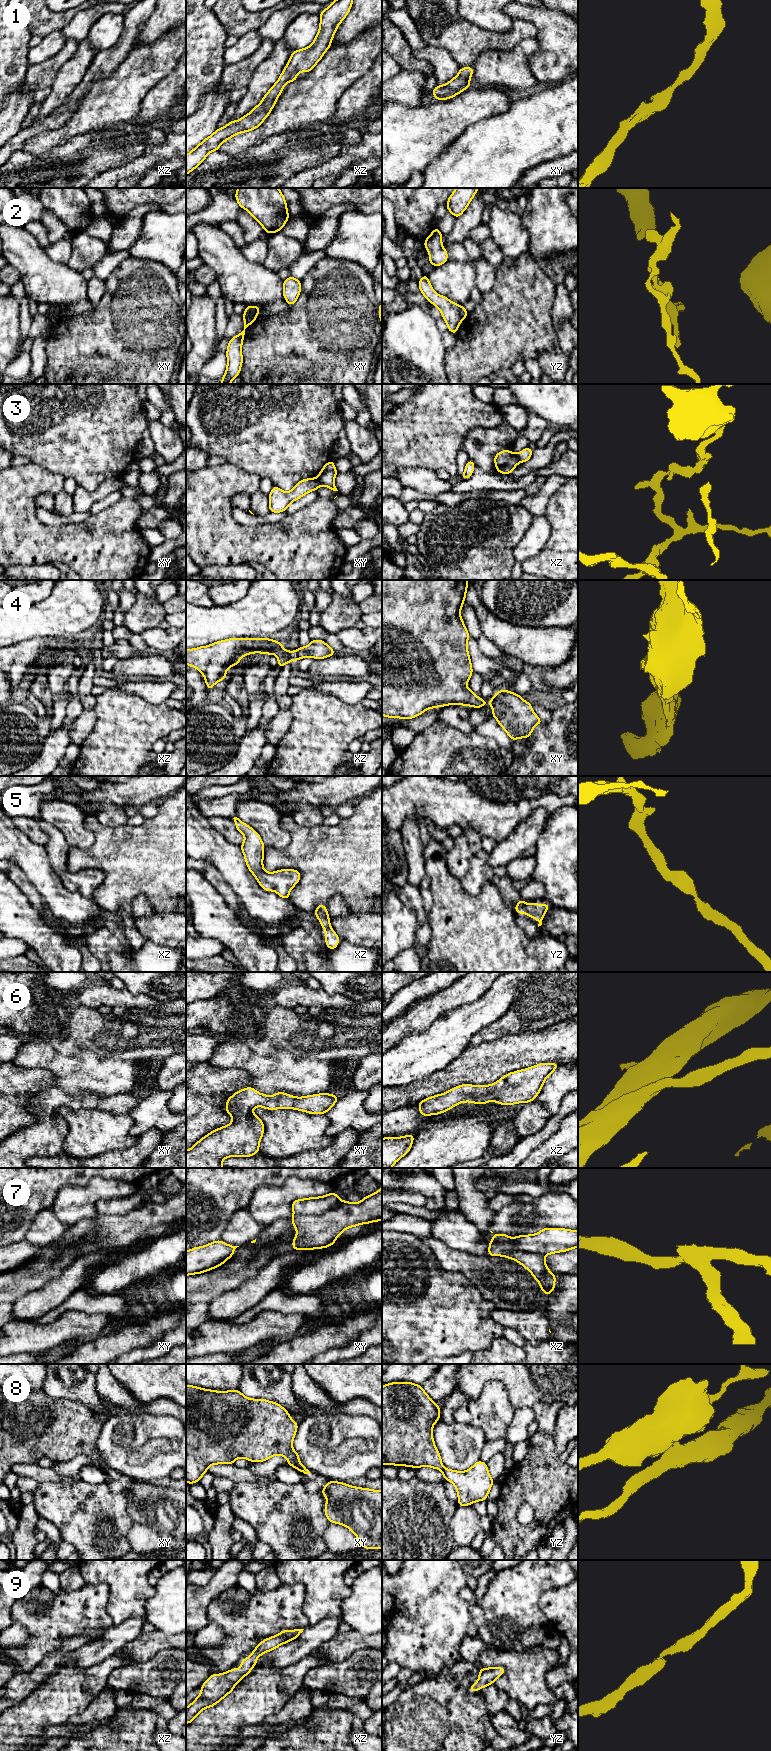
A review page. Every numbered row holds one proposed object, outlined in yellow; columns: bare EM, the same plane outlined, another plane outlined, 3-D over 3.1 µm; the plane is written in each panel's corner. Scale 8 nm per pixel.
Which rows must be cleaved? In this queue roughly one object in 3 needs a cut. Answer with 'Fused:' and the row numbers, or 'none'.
Fused: 2, 3, 7, 8

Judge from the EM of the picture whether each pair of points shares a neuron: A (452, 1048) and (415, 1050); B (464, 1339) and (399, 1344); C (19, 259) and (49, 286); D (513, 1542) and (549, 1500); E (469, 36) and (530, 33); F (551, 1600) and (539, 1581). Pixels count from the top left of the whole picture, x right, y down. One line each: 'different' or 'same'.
A: same
B: same
C: same
D: same
E: same
F: different

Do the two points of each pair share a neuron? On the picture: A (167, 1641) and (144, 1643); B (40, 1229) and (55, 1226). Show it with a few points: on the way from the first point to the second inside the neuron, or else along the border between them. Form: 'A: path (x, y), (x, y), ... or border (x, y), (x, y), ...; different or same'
A: path (161, 1642), (150, 1643); same
B: path (44, 1229), (51, 1228); same

